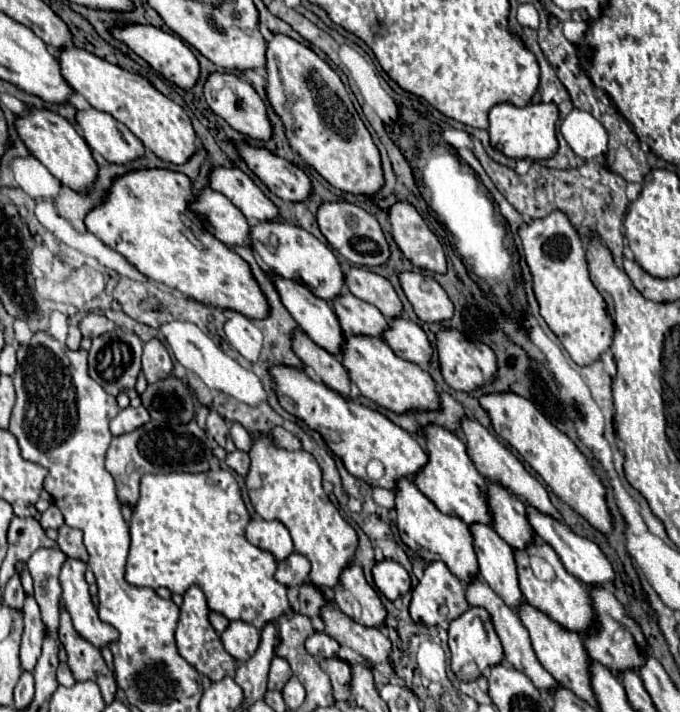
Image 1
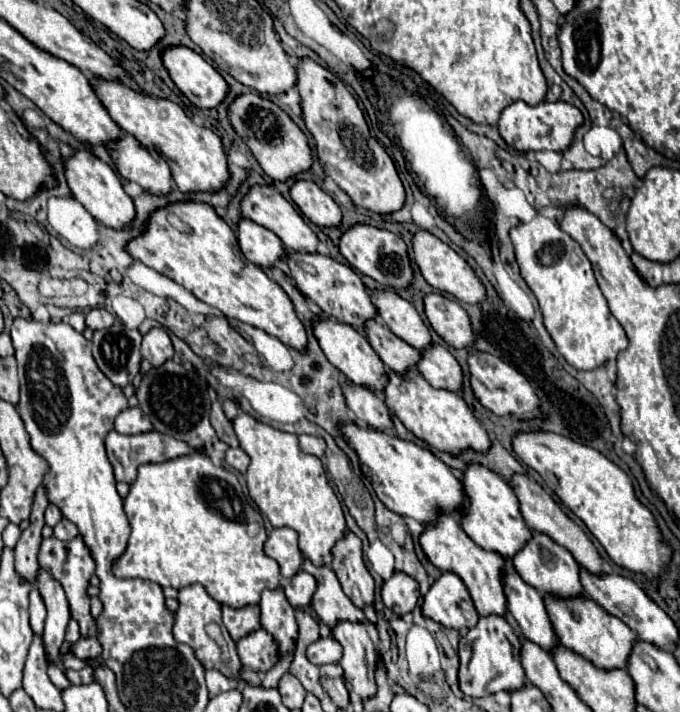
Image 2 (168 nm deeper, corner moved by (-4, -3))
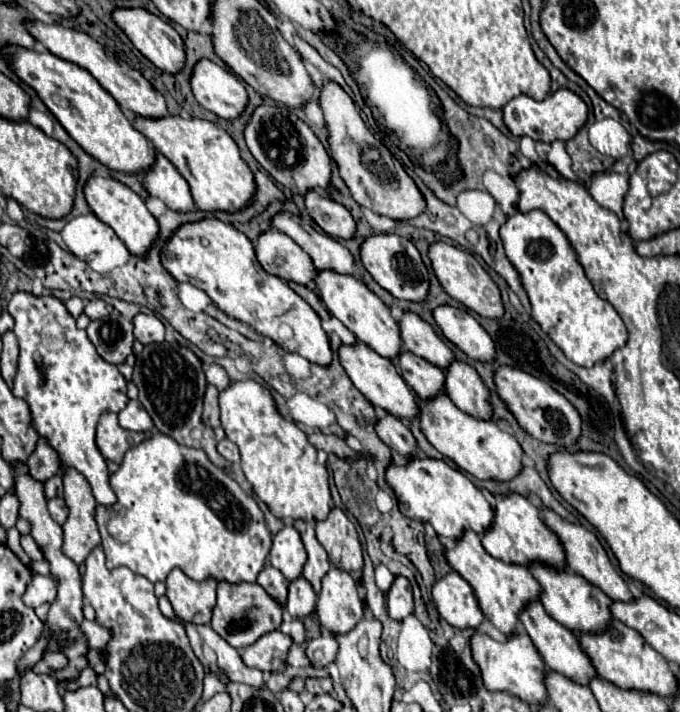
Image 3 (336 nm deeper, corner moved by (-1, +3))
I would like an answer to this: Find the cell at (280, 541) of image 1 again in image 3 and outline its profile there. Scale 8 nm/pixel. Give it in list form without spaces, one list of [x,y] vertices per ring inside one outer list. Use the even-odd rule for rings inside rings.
[[[287,524],[279,534],[273,536],[273,548],[269,554],[269,562],[281,570],[281,574],[293,582],[303,574],[303,566],[307,562],[307,552],[301,542],[299,532]]]

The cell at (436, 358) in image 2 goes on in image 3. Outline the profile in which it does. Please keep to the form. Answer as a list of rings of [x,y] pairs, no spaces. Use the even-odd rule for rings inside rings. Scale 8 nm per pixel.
[[[455,360],[445,370],[445,390],[453,404],[465,414],[479,420],[493,420],[493,406],[489,402],[489,388],[483,384],[477,370],[461,360]]]

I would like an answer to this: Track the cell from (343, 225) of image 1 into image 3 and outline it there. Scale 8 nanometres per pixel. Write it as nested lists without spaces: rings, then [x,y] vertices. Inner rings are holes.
[[[373,234],[361,244],[361,262],[373,280],[399,300],[423,302],[429,294],[429,270],[421,260],[419,250],[403,236]]]

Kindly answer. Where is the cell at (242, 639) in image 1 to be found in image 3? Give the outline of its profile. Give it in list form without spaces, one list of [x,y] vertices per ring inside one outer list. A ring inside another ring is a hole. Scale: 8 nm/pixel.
[[[273,630],[261,636],[255,644],[247,646],[241,652],[241,658],[247,666],[257,668],[261,672],[279,672],[285,666],[291,644],[293,644],[291,636],[285,636],[283,632]]]

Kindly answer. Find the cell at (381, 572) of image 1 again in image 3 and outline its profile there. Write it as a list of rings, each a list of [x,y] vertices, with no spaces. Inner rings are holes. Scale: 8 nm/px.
[[[403,576],[395,578],[391,590],[387,592],[387,610],[389,610],[389,616],[397,622],[401,622],[413,614],[411,584]]]

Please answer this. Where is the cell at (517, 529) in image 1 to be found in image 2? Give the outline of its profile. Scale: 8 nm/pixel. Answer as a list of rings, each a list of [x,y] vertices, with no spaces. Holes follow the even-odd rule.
[[[532,530],[532,538],[514,554],[512,558],[514,568],[518,570],[518,574],[534,588],[538,588],[540,592],[548,592],[548,594],[556,594],[556,596],[576,596],[582,594],[584,588],[578,580],[578,564],[572,558],[572,554],[568,554],[568,550],[564,550],[564,546],[552,542],[552,538],[548,538],[546,534],[536,534],[536,530]]]

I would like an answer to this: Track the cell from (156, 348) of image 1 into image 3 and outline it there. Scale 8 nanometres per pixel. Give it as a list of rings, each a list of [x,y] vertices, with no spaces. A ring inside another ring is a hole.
[[[137,314],[133,318],[133,326],[135,326],[135,338],[141,344],[151,344],[151,342],[163,342],[163,334],[165,334],[165,326],[163,322],[155,316],[155,314]]]

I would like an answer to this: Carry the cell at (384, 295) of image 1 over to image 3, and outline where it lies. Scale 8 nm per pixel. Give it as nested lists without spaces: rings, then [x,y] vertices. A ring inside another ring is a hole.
[[[405,312],[399,326],[401,326],[403,350],[409,350],[415,356],[429,360],[429,364],[433,364],[441,370],[449,368],[449,364],[455,360],[455,354],[451,352],[451,348],[417,314]]]

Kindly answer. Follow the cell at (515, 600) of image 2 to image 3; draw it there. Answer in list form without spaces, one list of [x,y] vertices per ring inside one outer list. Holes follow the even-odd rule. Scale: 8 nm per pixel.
[[[531,602],[523,612],[521,612],[521,622],[527,630],[527,634],[531,636],[535,648],[539,650],[539,654],[543,656],[545,664],[549,666],[549,670],[555,670],[563,676],[567,676],[569,680],[573,680],[575,684],[581,686],[589,686],[589,682],[593,678],[597,678],[597,670],[591,662],[591,658],[585,654],[585,650],[581,648],[577,636],[573,632],[569,632],[567,628],[561,628],[561,624],[557,624],[541,606],[541,602]]]

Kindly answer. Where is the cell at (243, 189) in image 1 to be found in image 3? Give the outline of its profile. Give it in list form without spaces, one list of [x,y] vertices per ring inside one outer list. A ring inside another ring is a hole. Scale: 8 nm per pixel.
[[[291,212],[277,214],[273,218],[273,226],[283,234],[291,236],[313,260],[317,270],[331,270],[337,274],[353,274],[355,260],[351,252],[339,244],[335,238],[317,232],[313,226],[303,222],[299,216]]]

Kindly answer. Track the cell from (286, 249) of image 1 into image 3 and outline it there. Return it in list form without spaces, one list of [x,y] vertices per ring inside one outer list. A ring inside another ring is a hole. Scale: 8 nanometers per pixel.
[[[319,272],[317,276],[317,288],[321,292],[323,304],[329,308],[329,312],[339,318],[363,344],[373,348],[379,356],[397,360],[401,354],[401,332],[397,320],[391,316],[389,308],[381,302],[379,296],[375,296],[361,280],[355,276],[341,276],[335,272]]]

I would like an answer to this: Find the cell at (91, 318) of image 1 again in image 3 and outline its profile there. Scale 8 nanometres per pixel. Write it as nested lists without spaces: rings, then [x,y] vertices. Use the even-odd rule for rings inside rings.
[[[99,298],[87,302],[87,306],[85,306],[85,314],[87,314],[91,320],[99,320],[99,318],[107,316],[111,310],[113,310],[113,306],[107,304],[105,300],[99,300]]]

